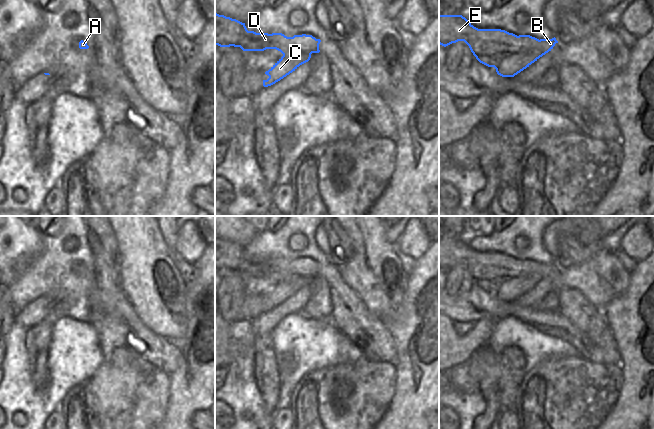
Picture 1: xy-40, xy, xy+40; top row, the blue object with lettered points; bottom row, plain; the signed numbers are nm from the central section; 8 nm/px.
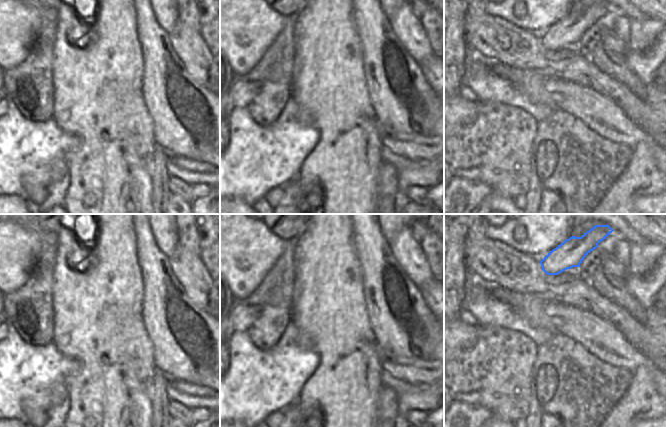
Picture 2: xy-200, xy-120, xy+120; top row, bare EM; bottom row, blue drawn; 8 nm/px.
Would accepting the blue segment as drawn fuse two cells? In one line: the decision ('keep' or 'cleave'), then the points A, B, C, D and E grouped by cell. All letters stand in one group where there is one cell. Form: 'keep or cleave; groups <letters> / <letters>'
cleave; groups A B C / D E

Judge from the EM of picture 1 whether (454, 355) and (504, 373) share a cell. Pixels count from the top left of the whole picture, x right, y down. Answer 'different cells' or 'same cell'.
different cells

